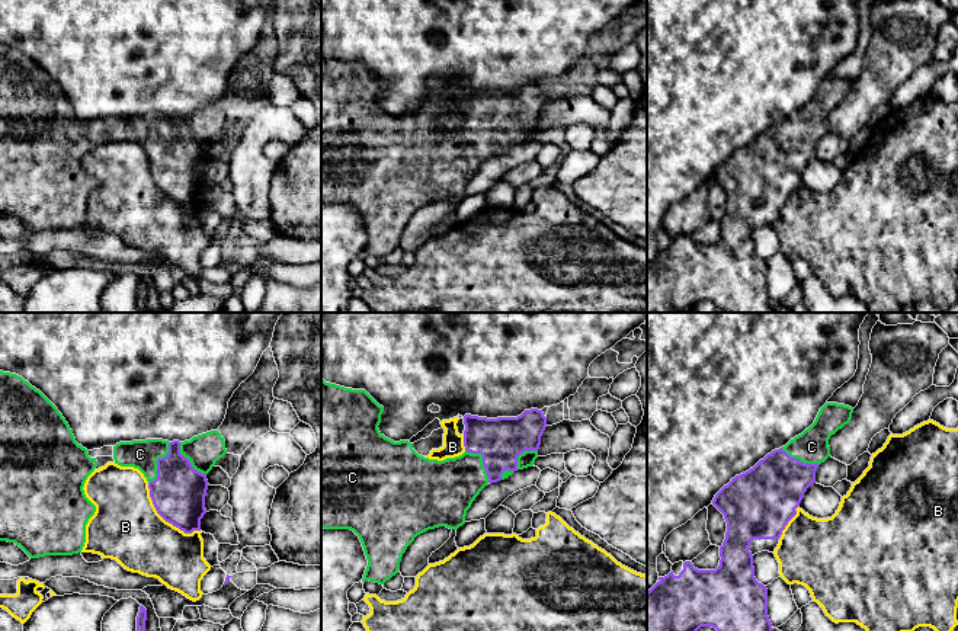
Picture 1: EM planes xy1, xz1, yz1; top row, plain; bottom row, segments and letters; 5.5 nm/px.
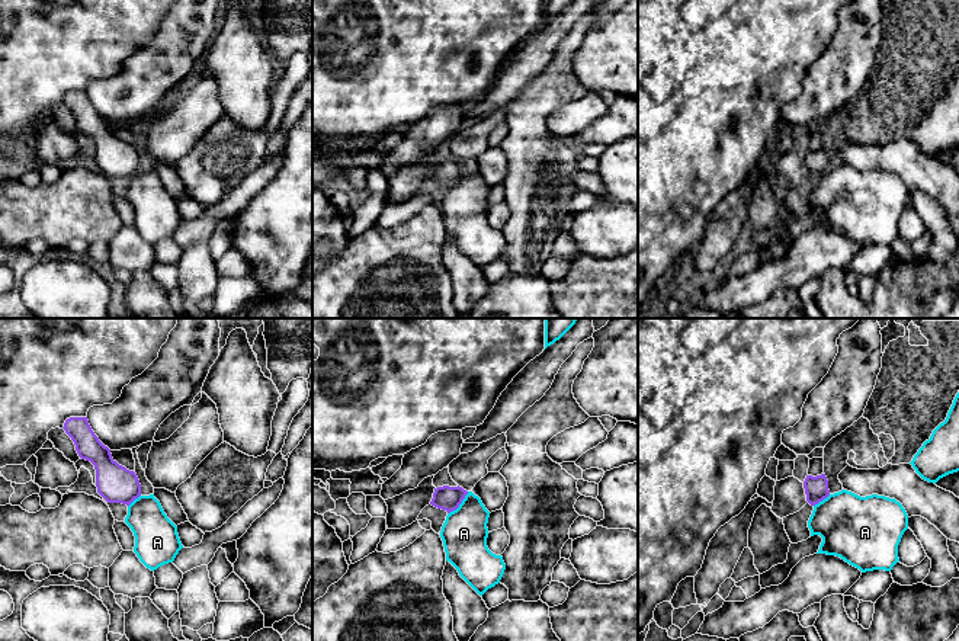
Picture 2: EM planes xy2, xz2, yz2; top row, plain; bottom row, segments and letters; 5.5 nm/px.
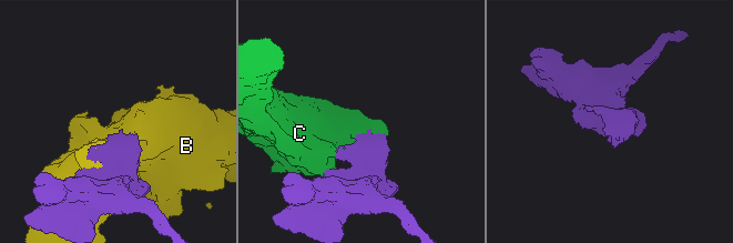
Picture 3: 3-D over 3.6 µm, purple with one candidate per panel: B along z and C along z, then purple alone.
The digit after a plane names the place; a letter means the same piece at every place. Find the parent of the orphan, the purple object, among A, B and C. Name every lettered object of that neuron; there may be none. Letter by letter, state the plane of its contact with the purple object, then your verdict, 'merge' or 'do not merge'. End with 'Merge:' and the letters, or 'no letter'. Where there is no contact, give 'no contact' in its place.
A: contact in xz2; do not merge
B: contact in xy1; do not merge
C: contact in xy1; merge
Merge: C

